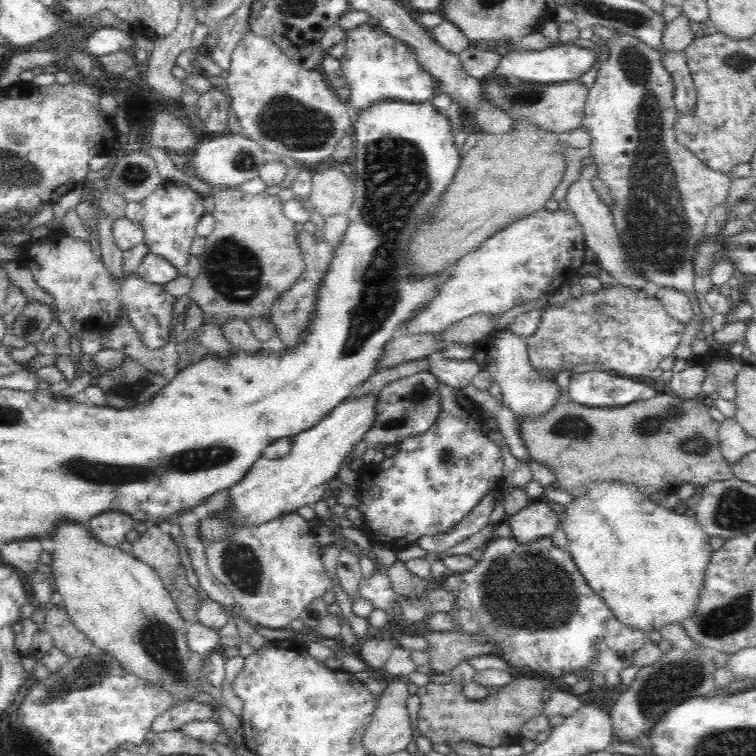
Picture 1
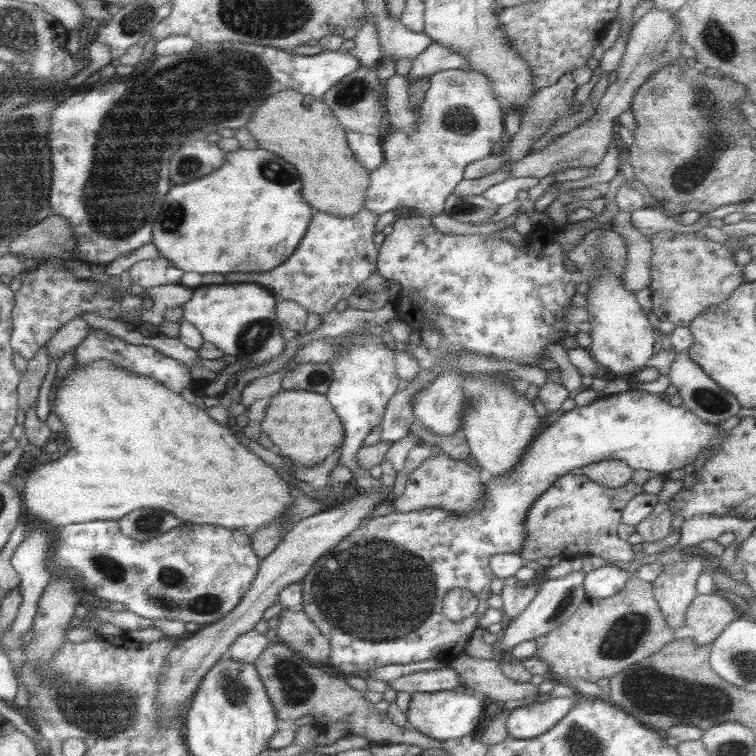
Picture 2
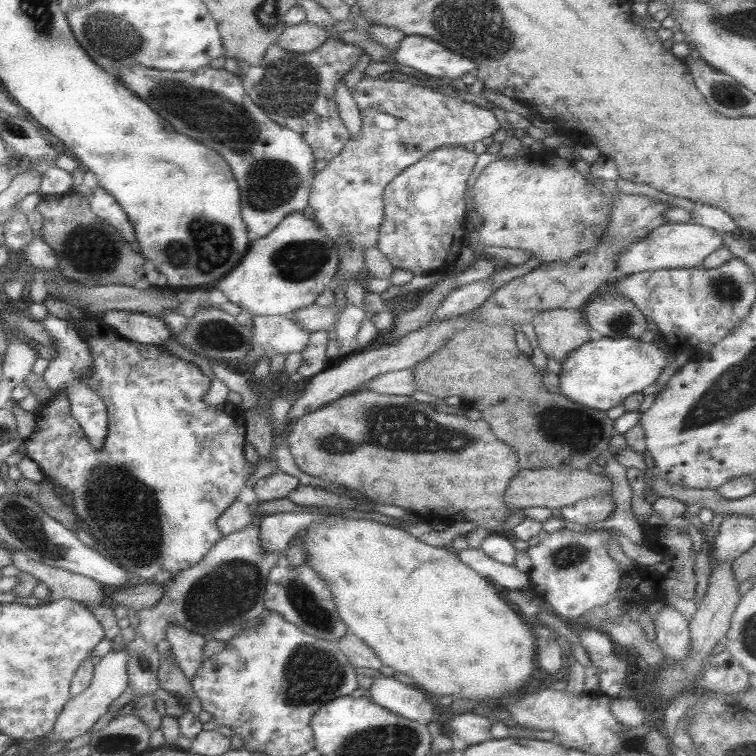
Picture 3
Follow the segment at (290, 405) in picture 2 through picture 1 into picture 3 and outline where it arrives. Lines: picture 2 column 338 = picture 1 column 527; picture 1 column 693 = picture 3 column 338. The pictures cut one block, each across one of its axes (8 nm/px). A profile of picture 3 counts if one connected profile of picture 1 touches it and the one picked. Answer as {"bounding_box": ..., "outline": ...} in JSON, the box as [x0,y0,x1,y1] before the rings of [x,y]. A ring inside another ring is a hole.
{"bounding_box":[286,391,521,534],"outline":[[[360,391],[344,396],[336,402],[328,403],[319,410],[295,419],[289,426],[286,440],[296,466],[305,475],[316,476],[316,478],[340,484],[340,486],[344,486],[349,490],[361,492],[362,497],[373,504],[392,504],[392,506],[400,506],[404,510],[412,510],[412,512],[416,512],[420,516],[428,514],[428,516],[434,516],[434,518],[450,518],[450,520],[472,522],[479,528],[486,528],[488,532],[490,531],[490,534],[503,531],[501,527],[508,520],[508,516],[511,516],[508,513],[508,510],[511,508],[504,503],[504,490],[508,488],[510,480],[521,469],[518,464],[518,455],[511,446],[508,446],[508,443],[496,438],[495,434],[490,430],[490,425],[483,418],[480,420],[468,420],[464,414],[455,415],[439,412],[430,403],[416,402],[411,396],[385,396],[376,392]]]}

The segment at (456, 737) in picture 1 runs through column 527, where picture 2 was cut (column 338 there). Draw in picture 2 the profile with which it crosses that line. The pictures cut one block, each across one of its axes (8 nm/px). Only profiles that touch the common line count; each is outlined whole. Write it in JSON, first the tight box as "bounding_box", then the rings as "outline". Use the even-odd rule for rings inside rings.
{"bounding_box":[255,641,430,748],"outline":[[[279,641],[268,645],[256,658],[255,669],[266,687],[270,702],[276,709],[276,717],[280,722],[295,722],[303,716],[314,716],[320,730],[332,725],[332,722],[348,722],[348,735],[366,738],[372,744],[406,744],[422,748],[430,746],[430,738],[421,732],[411,730],[408,726],[396,726],[386,714],[374,709],[374,705],[366,699],[366,692],[358,691],[348,685],[346,680],[330,676],[312,665],[296,651]]]}

